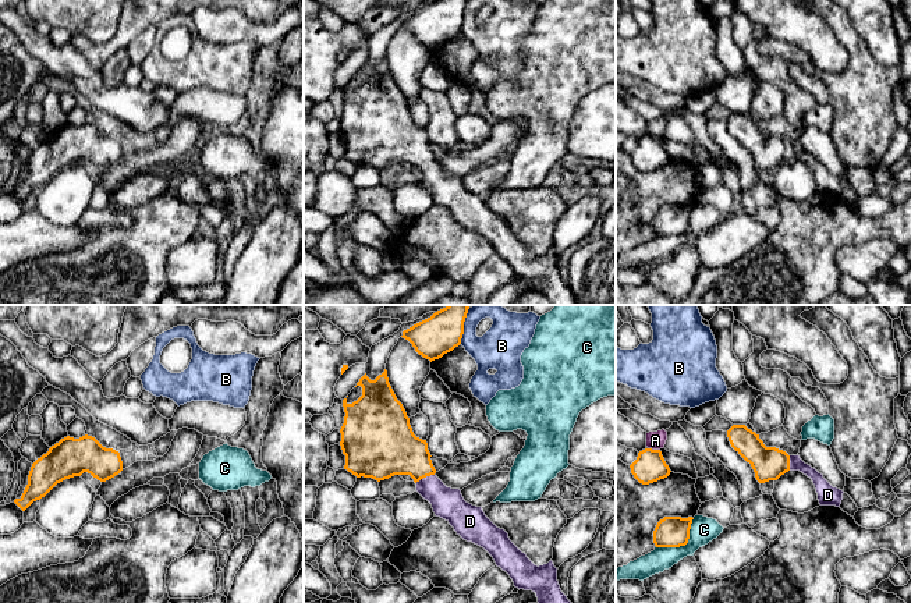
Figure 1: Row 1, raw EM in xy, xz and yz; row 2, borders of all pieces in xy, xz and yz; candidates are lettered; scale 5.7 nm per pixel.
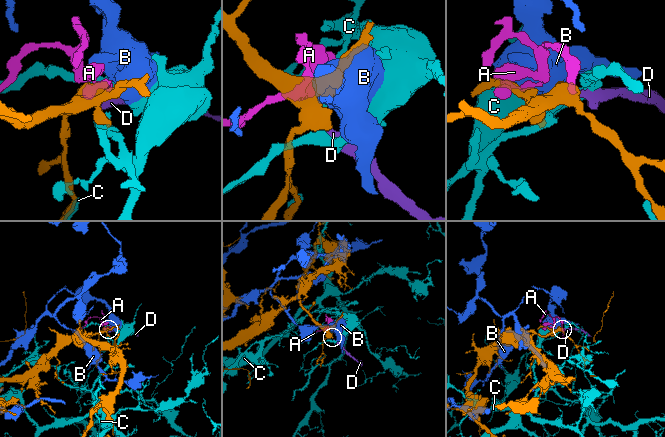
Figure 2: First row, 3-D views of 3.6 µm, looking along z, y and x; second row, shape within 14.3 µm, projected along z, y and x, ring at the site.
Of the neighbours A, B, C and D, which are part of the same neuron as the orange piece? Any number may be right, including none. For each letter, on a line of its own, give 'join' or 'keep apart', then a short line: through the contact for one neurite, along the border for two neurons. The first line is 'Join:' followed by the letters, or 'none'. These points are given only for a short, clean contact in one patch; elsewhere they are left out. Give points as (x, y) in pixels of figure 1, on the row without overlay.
Join: D
A: keep apart; line yz (648, 135), (659, 138)
B: keep apart
C: keep apart
D: join; line xz (390, 137), (400, 141), (424, 165), (447, 191)

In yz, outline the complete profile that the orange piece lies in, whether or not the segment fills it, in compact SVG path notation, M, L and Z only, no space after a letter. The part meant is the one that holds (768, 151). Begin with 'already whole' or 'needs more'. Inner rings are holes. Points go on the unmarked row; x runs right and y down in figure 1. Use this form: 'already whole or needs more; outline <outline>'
needs more; outline M733 113L727 118L731 135L751 152L759 171L777 169L788 159L800 159L812 167L820 194L840 195L843 178L833 175L822 162L805 152L800 143L788 143L776 135L766 135L759 123L745 113Z

